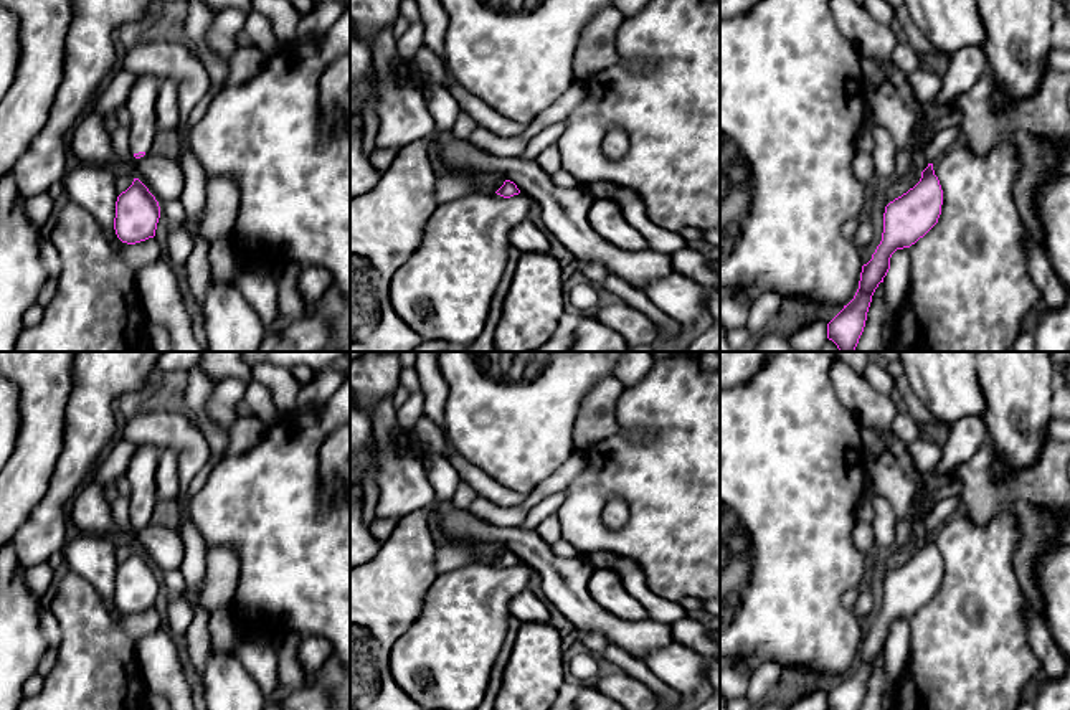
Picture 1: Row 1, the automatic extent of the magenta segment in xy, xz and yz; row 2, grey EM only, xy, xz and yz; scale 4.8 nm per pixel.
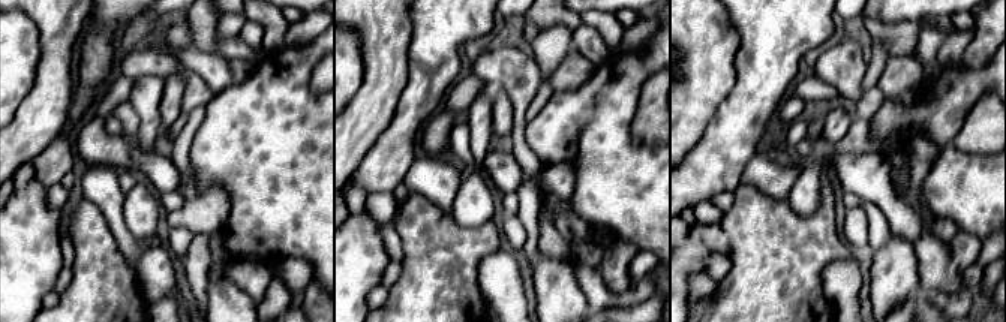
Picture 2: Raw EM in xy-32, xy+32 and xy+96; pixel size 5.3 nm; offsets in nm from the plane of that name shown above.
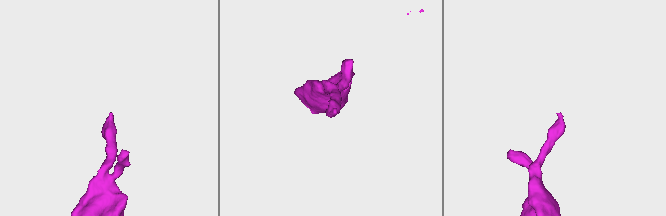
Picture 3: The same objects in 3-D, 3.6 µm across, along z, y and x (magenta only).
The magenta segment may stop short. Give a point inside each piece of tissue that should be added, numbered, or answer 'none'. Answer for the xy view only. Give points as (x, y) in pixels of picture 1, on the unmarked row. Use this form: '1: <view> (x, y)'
1: xy (141, 473)

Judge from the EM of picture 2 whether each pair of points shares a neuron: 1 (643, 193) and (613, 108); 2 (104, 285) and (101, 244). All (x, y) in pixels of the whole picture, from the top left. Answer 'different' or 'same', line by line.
1: same
2: same

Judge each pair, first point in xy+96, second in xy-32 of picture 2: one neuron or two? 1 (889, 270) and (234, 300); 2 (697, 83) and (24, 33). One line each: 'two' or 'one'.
1: one
2: two

